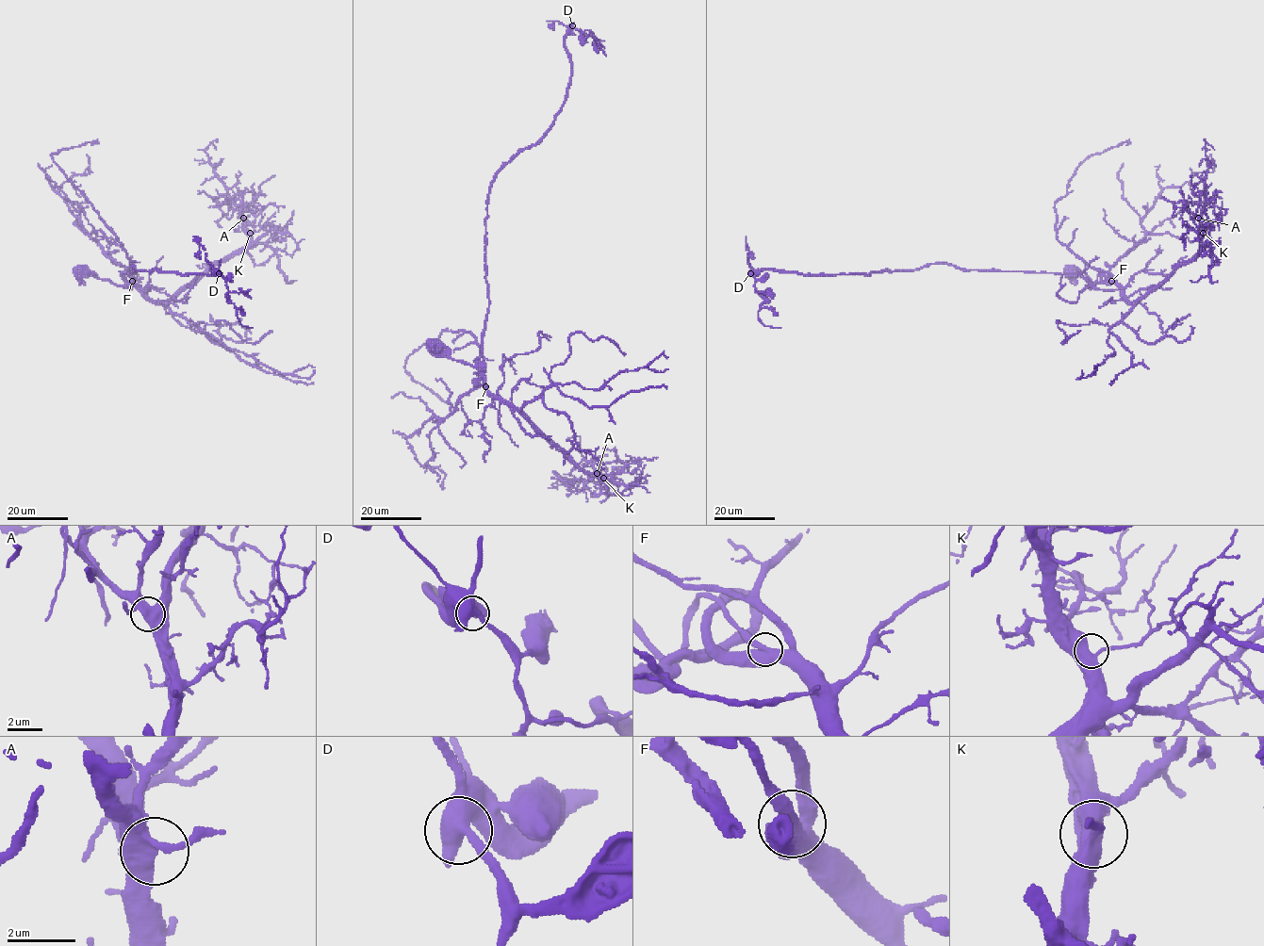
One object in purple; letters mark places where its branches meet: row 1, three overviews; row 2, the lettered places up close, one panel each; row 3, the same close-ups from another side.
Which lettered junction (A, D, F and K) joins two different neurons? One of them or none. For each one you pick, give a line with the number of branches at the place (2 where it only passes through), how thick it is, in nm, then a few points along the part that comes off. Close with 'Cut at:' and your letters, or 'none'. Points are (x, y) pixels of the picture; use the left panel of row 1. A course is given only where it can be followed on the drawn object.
Cut at: none

